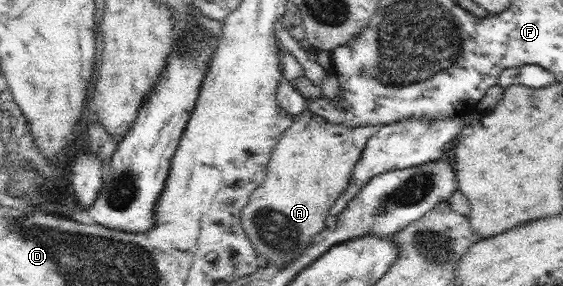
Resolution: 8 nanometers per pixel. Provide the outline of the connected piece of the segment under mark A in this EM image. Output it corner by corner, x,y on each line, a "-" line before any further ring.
307,109
293,116
292,125
281,135
272,150
264,181
252,192
240,216
246,237
257,254
266,259
265,264
276,265
279,269
286,267
299,258
311,244
312,238
330,223
328,211
348,187
362,152
354,145
352,128
346,124
330,123

